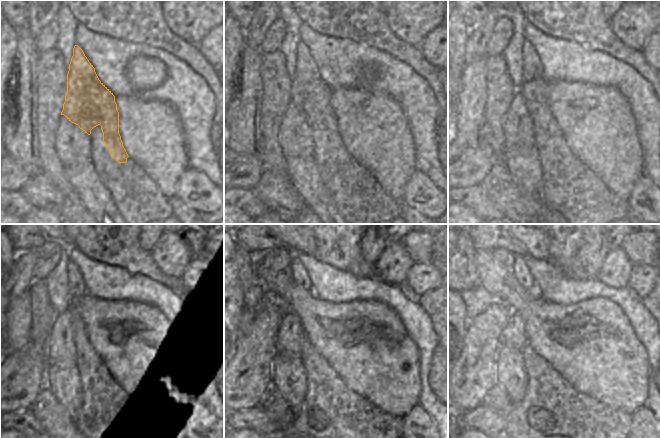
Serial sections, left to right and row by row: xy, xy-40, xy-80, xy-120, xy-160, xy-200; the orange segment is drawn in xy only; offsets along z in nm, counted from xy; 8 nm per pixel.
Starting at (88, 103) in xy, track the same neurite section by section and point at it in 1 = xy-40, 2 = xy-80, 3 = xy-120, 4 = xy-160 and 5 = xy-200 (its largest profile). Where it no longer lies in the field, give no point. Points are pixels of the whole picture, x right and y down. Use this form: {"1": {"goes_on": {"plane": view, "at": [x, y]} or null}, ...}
{"1": {"goes_on": {"plane": "xy-40", "at": [309, 92]}}, "2": {"goes_on": {"plane": "xy-80", "at": [534, 87]}}, "3": {"goes_on": {"plane": "xy-120", "at": [77, 287]}}, "4": {"goes_on": {"plane": "xy-160", "at": [300, 277]}}, "5": {"goes_on": {"plane": "xy-200", "at": [520, 269]}}}

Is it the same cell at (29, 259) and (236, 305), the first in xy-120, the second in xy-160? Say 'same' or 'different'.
same

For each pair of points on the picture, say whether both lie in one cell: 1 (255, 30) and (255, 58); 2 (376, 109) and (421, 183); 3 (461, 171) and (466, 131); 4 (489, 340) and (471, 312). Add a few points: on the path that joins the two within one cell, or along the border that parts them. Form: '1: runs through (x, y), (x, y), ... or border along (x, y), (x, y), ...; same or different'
1: border along (245, 44), (258, 49); different
2: border along (416, 170), (407, 182), (404, 193); different
3: border along (481, 131), (481, 142), (477, 146), (458, 145); different
4: border along (492, 302), (485, 310), (468, 321); different

